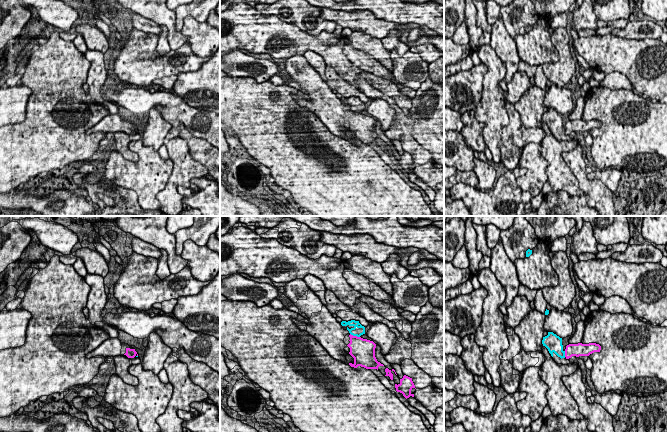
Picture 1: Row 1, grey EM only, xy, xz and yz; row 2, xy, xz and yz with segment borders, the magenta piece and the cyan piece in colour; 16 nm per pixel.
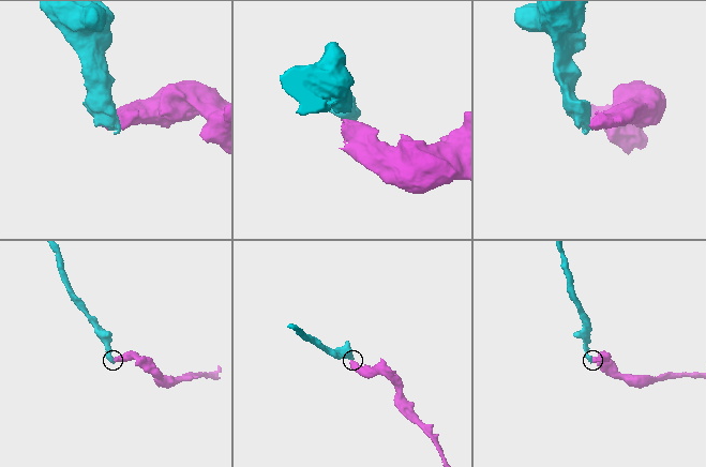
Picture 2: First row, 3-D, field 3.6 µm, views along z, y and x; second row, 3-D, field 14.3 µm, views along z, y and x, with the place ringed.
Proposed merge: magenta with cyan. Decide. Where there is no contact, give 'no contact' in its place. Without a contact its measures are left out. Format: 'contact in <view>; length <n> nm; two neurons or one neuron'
contact in xz; length 170 nm; two neurons

